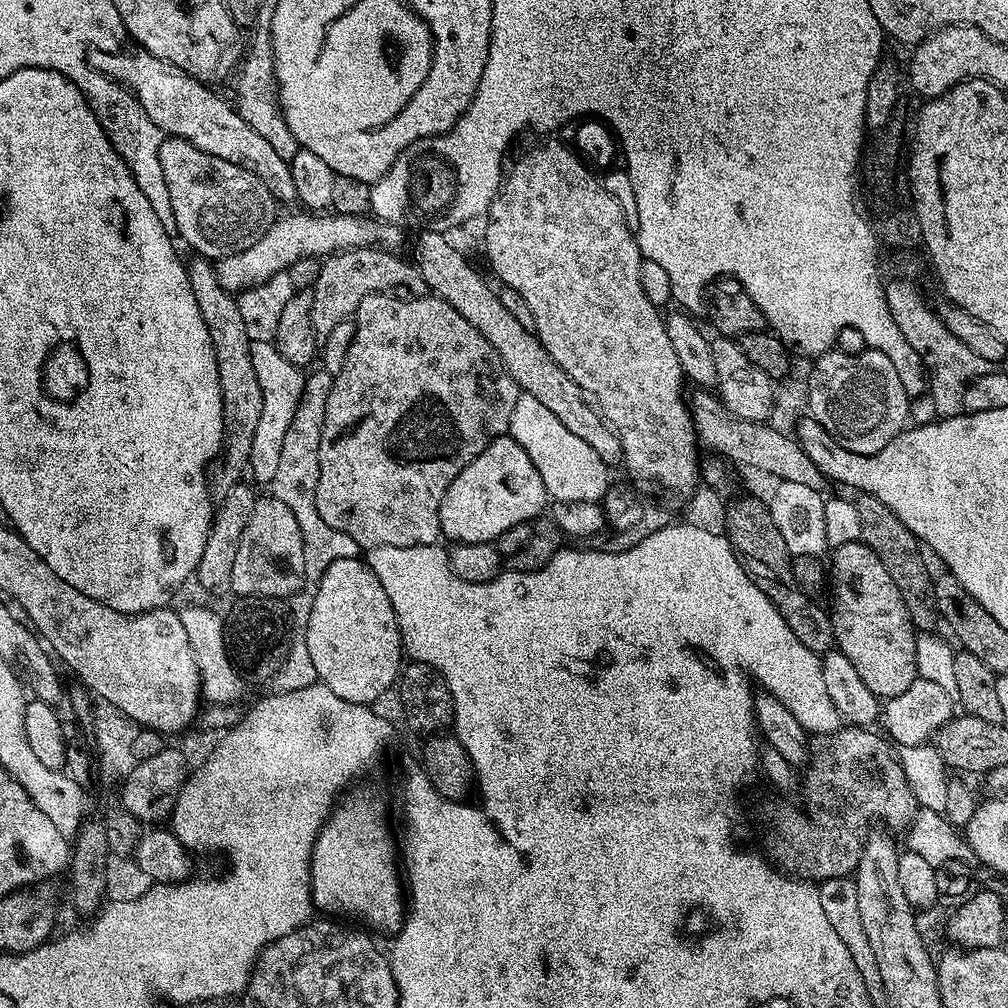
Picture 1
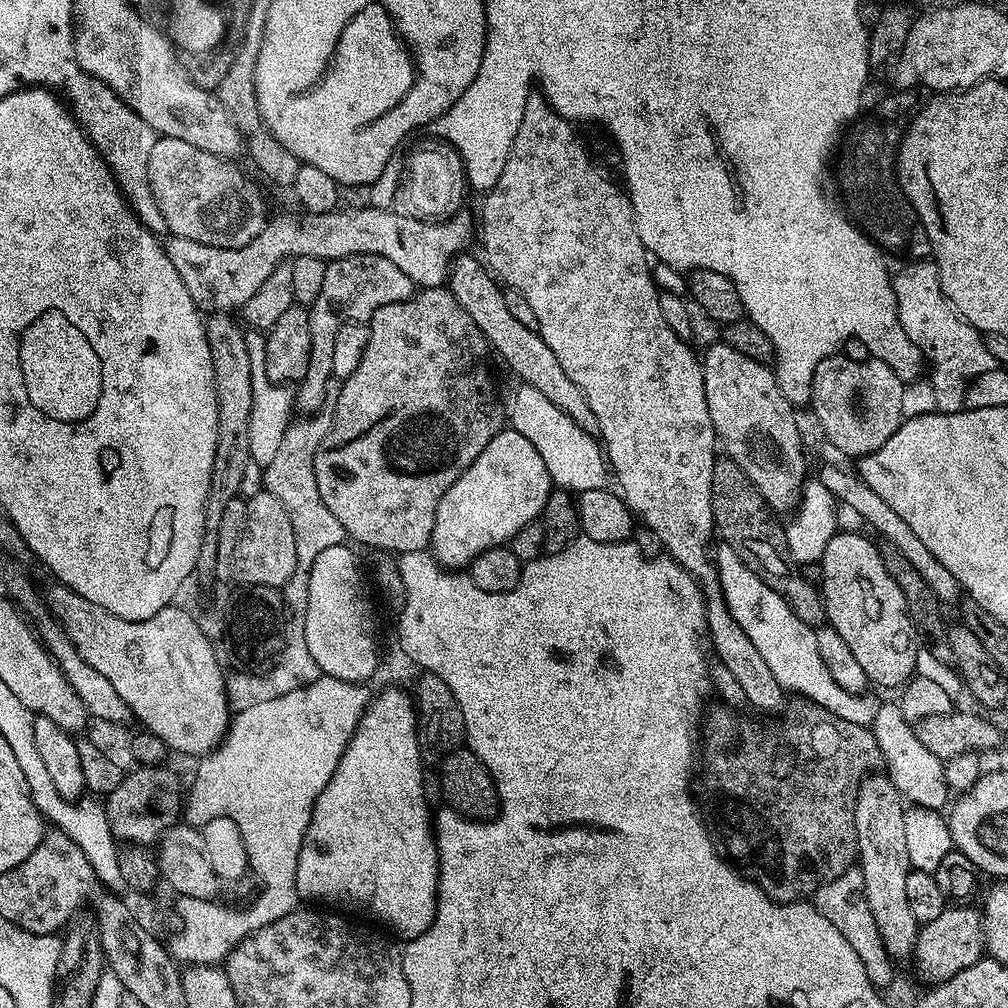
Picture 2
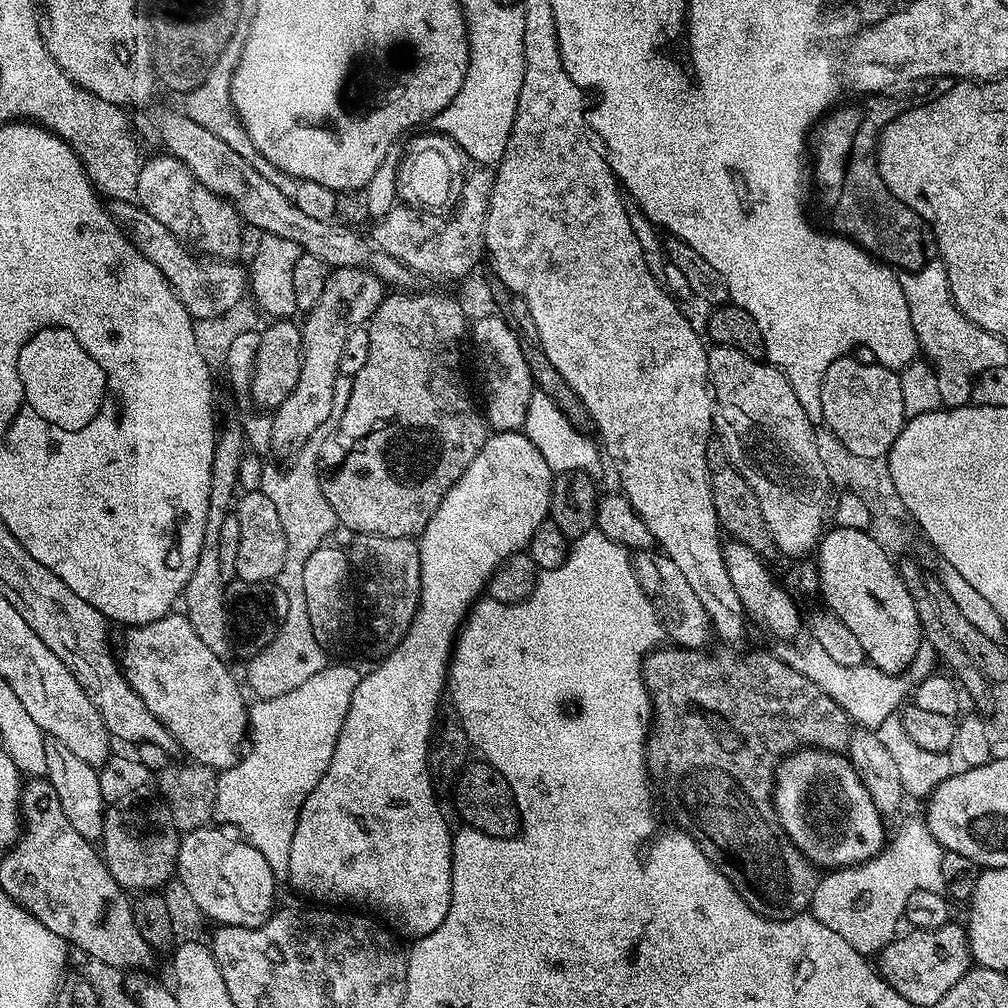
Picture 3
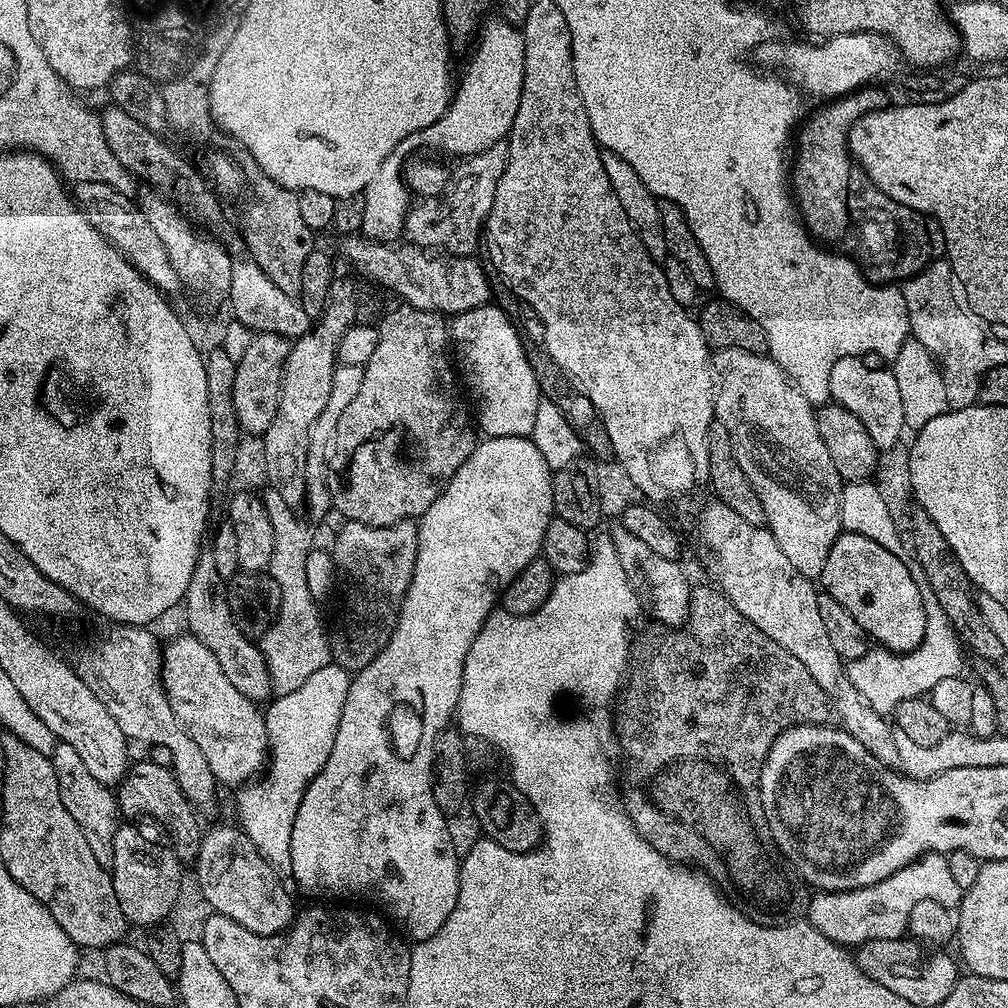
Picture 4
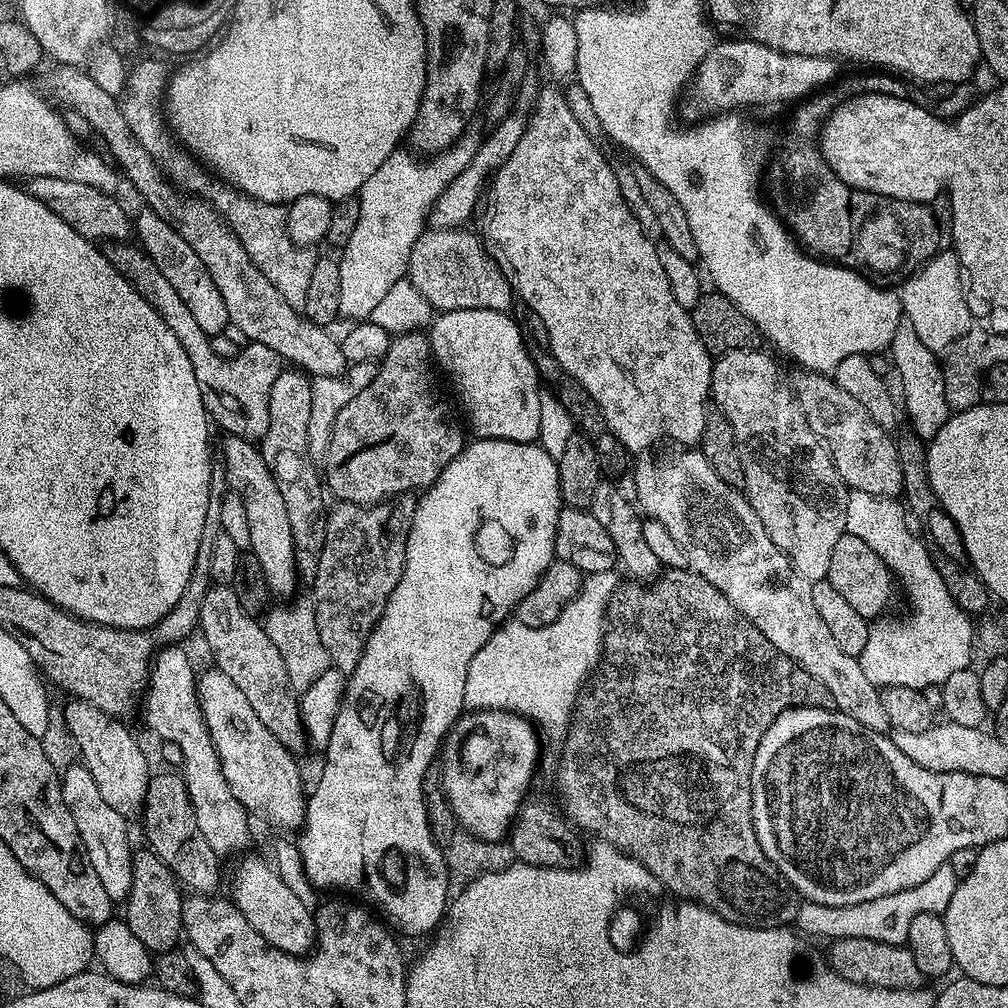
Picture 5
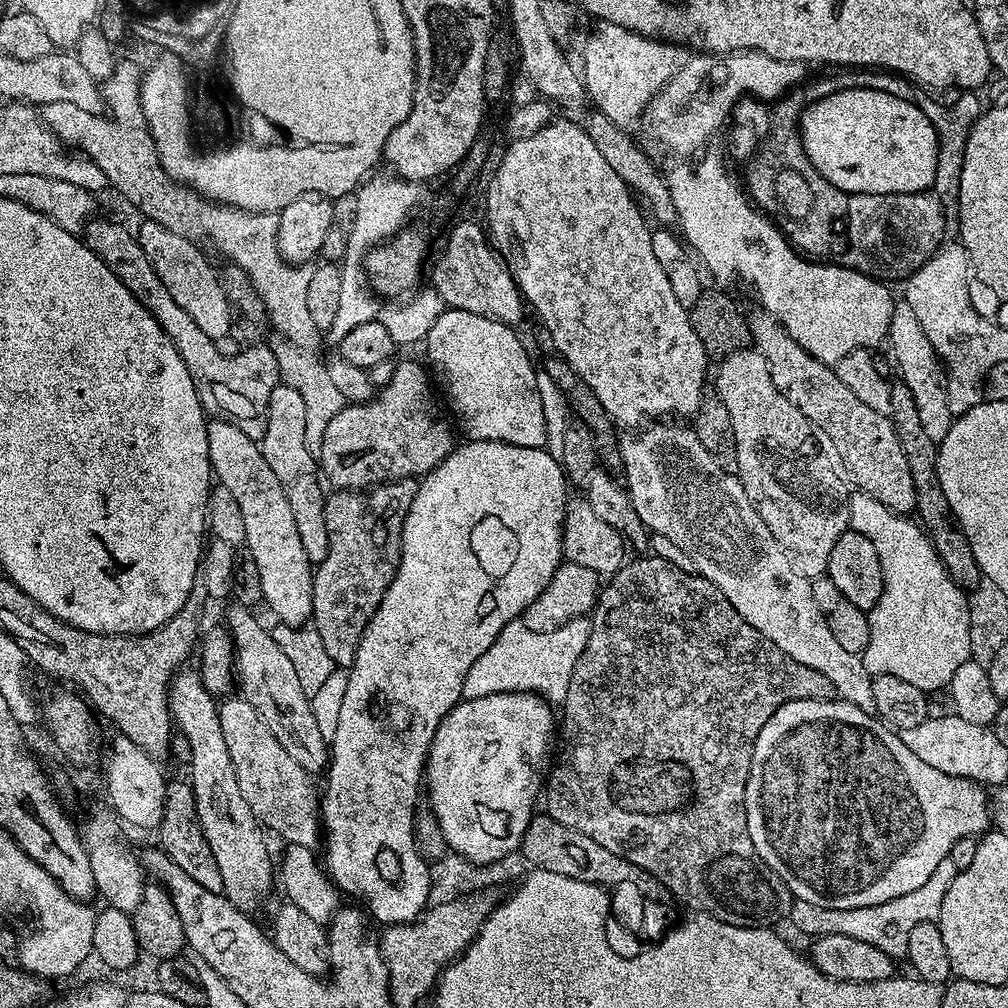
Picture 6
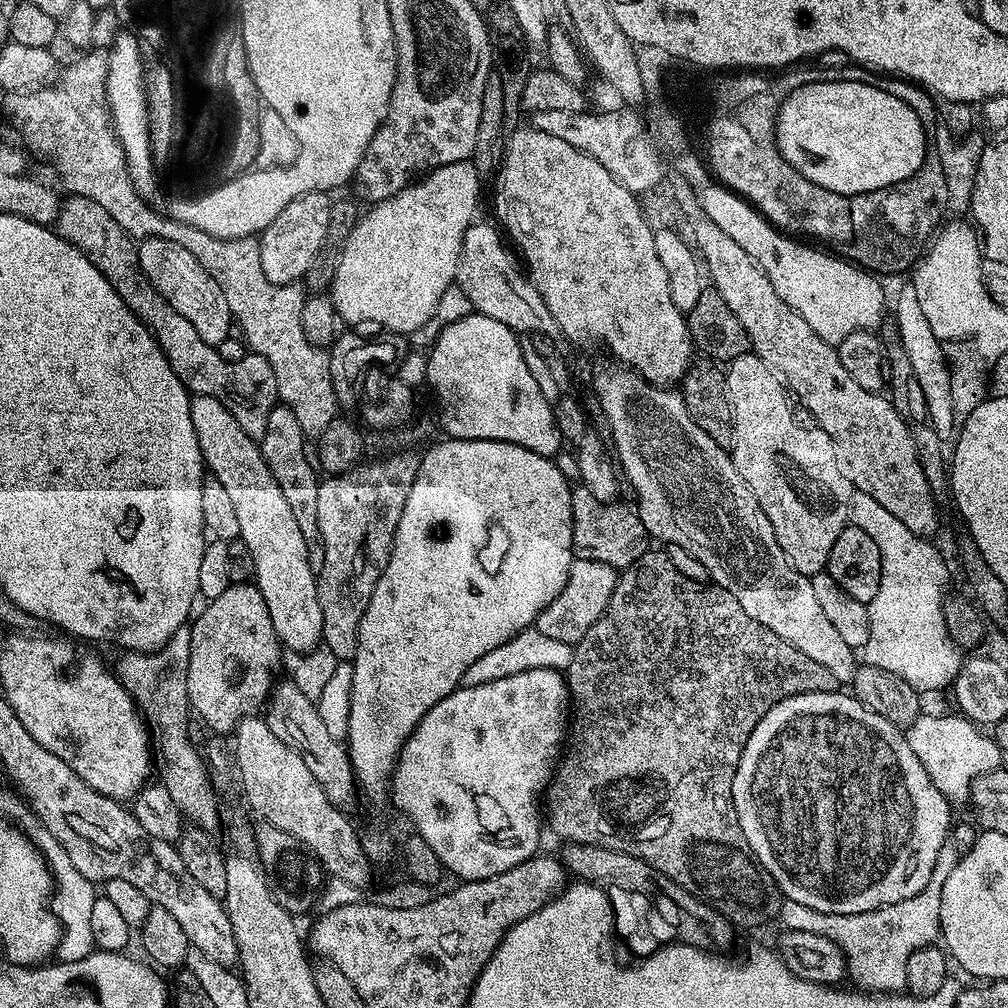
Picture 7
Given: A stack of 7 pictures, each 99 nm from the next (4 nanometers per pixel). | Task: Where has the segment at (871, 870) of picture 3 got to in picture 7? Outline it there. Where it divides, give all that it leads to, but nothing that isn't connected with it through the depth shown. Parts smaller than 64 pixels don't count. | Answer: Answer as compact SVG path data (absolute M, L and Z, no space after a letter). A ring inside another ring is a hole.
M951 842L944 844L942 850L938 850L938 862L934 862L934 874L930 878L930 882L926 882L926 886L918 894L914 894L914 898L906 898L902 902L894 902L893 904L887 904L881 908L875 908L874 910L866 910L862 914L826 914L822 910L814 910L814 906L802 906L802 902L794 902L787 898L781 899L780 902L780 915L778 917L779 923L784 923L785 929L793 928L794 930L806 930L810 934L822 934L822 938L830 938L830 942L834 942L842 950L842 954L846 958L848 963L848 970L846 973L847 979L853 980L855 987L862 992L870 992L873 994L900 994L908 987L906 982L906 962L910 962L910 954L914 954L914 950L919 948L926 948L937 943L940 936L940 911L942 910L942 886L946 882L946 878L950 878L950 870L954 870L954 866L960 861L961 852L954 850L954 846Z

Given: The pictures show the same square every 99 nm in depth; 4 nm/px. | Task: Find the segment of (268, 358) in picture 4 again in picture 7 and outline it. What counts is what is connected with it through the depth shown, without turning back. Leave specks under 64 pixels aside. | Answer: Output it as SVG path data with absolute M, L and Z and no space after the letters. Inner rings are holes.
M75 194L69 195L69 200L65 199L60 205L60 213L54 225L55 232L66 242L73 244L118 290L118 298L130 306L130 310L139 318L142 323L152 332L152 337L158 342L162 354L170 362L174 374L184 383L185 388L192 394L207 394L218 398L230 414L246 430L246 434L251 440L259 442L266 434L266 422L270 422L270 410L278 403L276 394L276 379L274 370L266 358L255 354L248 354L241 361L226 362L219 354L216 346L208 344L203 340L194 326L154 290L154 286L146 278L146 274L140 268L138 262L137 241L110 218L110 214L103 206L98 206L85 196Z

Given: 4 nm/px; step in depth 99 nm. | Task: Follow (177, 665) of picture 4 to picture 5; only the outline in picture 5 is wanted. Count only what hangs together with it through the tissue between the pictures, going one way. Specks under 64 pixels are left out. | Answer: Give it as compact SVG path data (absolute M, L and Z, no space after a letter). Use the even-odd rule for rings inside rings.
M209 668L209 672L199 673L196 696L200 699L202 718L222 766L226 786L230 786L230 794L234 794L245 812L255 819L257 816L276 828L299 829L304 822L306 788L304 792L300 768L292 761L295 760L293 753L262 726L261 719L246 702L242 690L238 690L238 686L234 686L220 668Z

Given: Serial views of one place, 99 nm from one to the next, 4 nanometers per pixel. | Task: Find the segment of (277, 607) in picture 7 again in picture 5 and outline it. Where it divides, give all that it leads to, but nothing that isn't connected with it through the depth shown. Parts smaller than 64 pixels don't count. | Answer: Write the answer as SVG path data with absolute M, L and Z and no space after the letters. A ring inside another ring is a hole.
M237 436L225 439L222 461L231 491L237 492L246 506L246 519L250 521L250 554L262 562L266 573L268 591L273 597L286 598L296 586L296 556L298 549L292 531L290 518L286 518L286 506L282 502L282 485L274 478L270 466L266 466L259 447L251 440Z

